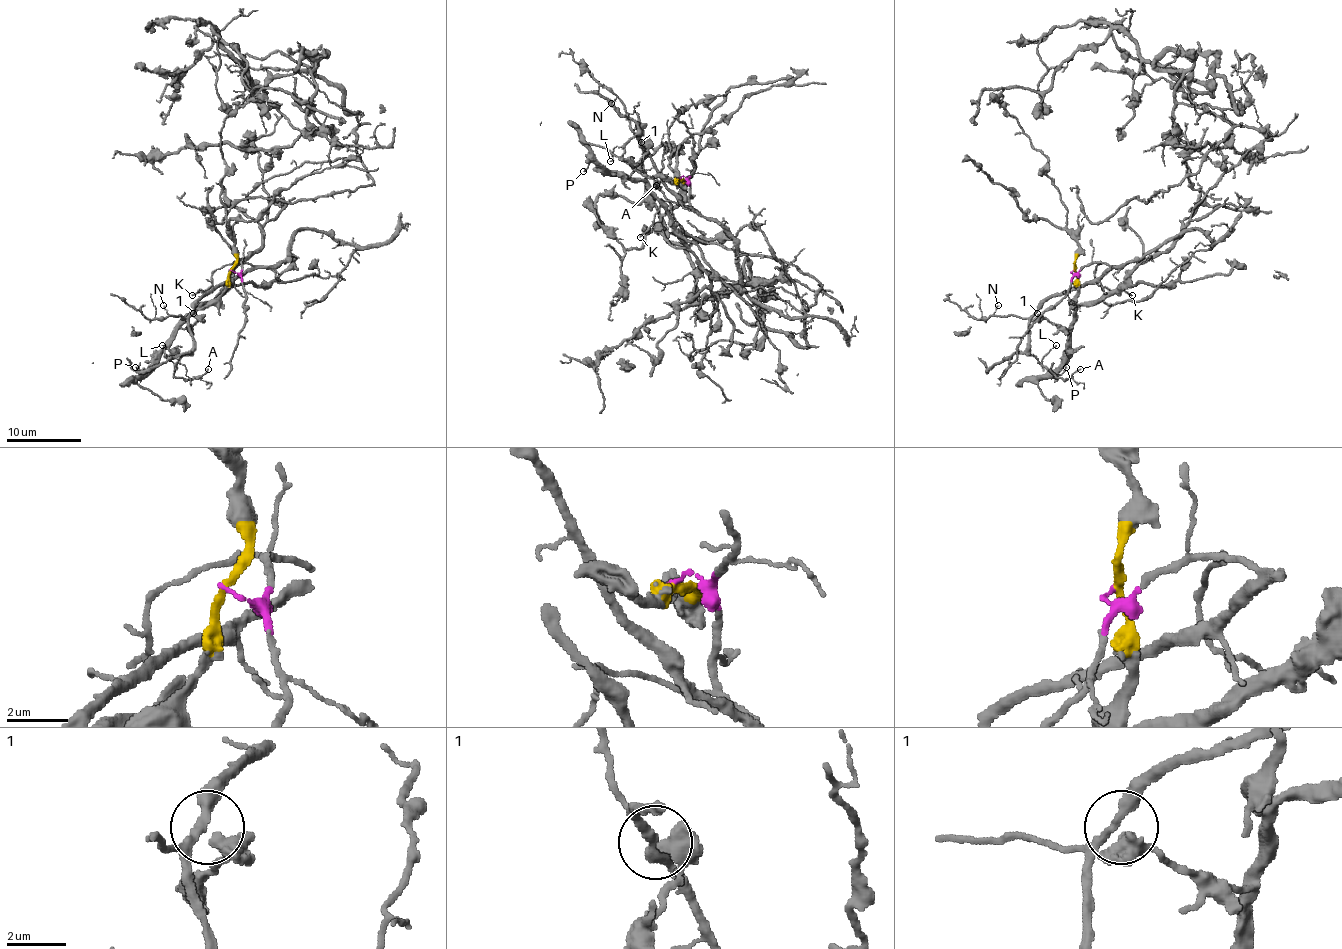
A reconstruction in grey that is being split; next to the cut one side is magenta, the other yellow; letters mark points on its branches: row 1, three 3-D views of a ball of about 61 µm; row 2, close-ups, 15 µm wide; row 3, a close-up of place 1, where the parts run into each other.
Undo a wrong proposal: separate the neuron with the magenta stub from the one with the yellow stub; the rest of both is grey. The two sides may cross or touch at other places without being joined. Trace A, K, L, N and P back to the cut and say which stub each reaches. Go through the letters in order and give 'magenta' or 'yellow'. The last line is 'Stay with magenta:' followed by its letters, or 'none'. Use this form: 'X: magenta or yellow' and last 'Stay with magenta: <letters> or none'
A: magenta
K: magenta
L: magenta
N: magenta
P: yellow
Stay with magenta: A, K, L, N

